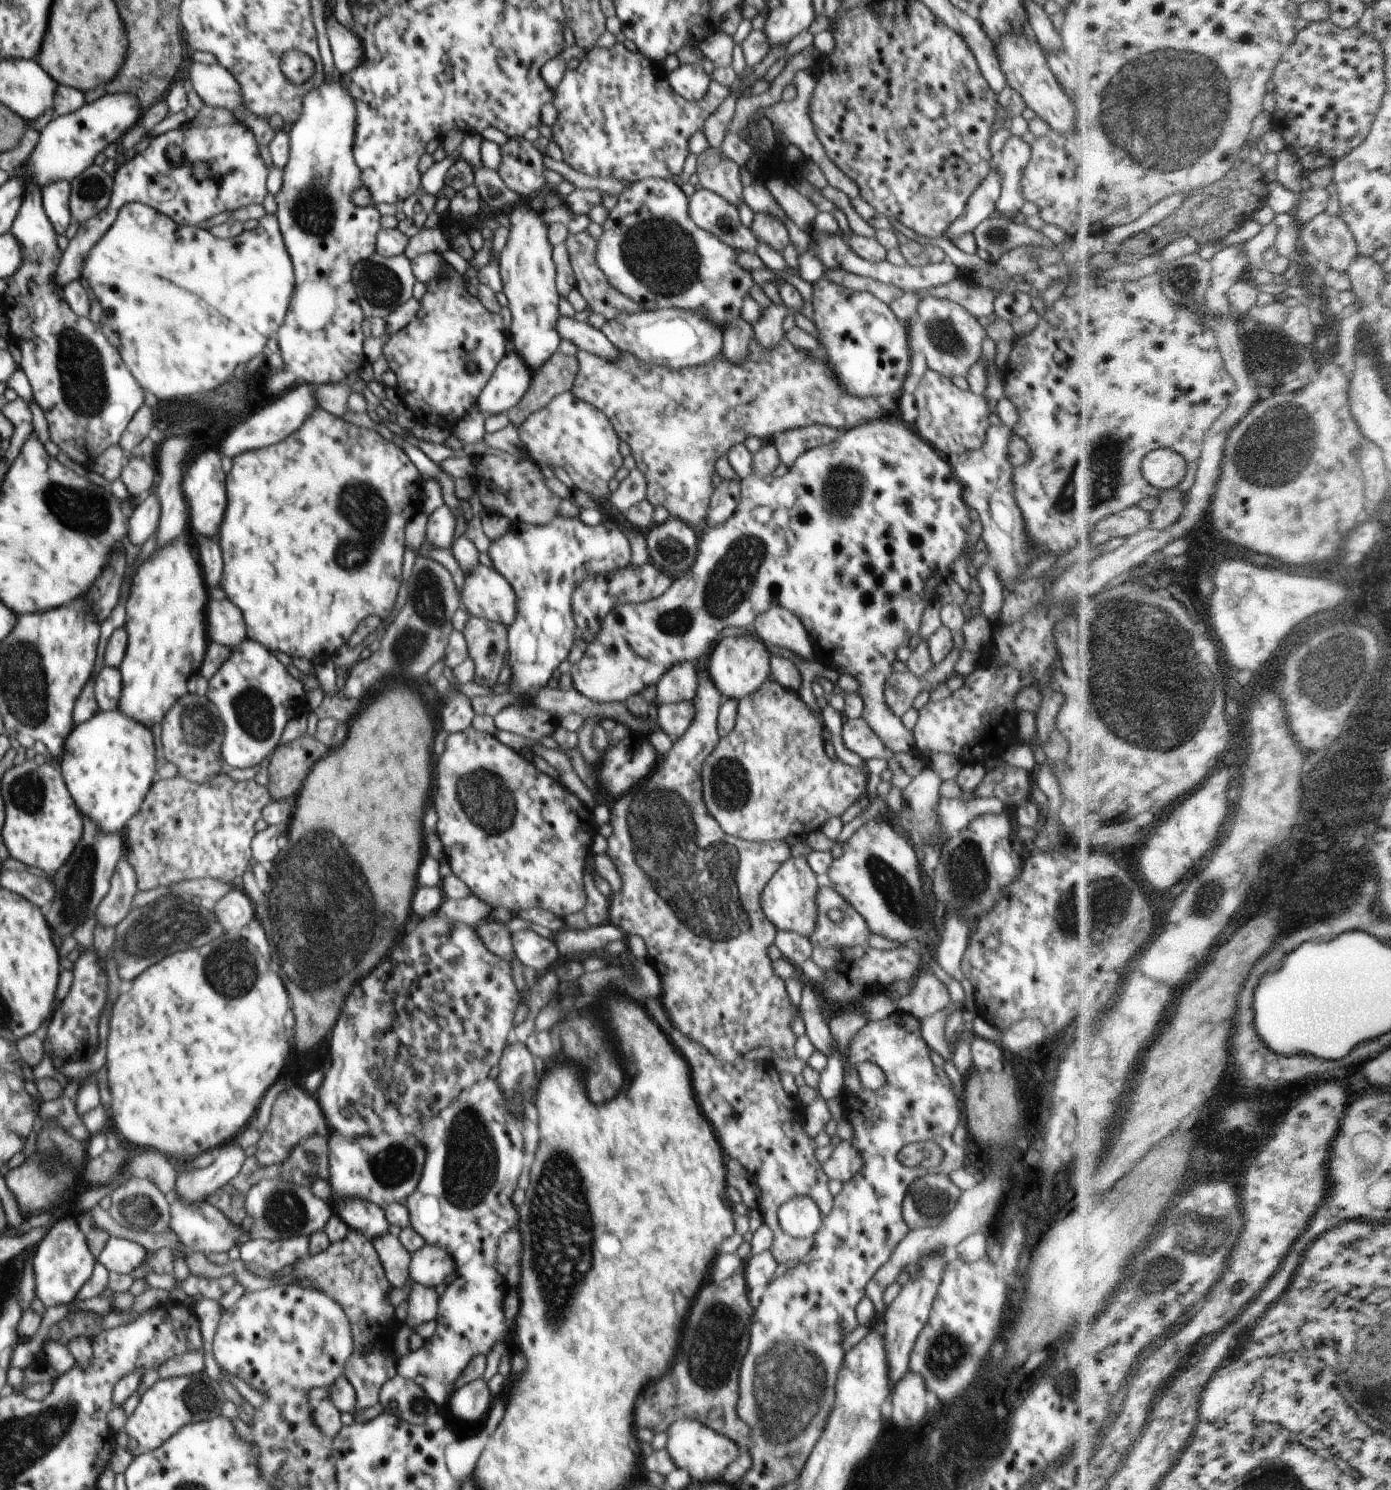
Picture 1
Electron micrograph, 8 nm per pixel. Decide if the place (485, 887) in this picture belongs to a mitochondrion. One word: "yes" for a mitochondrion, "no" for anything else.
no

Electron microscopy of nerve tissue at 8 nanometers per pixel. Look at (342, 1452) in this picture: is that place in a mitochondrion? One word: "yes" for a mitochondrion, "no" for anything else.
no

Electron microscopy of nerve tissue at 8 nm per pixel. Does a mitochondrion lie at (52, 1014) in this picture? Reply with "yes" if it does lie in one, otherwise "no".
no

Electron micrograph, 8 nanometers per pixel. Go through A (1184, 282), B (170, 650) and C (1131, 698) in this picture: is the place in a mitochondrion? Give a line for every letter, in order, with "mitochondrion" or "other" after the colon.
A: mitochondrion
B: other
C: mitochondrion

